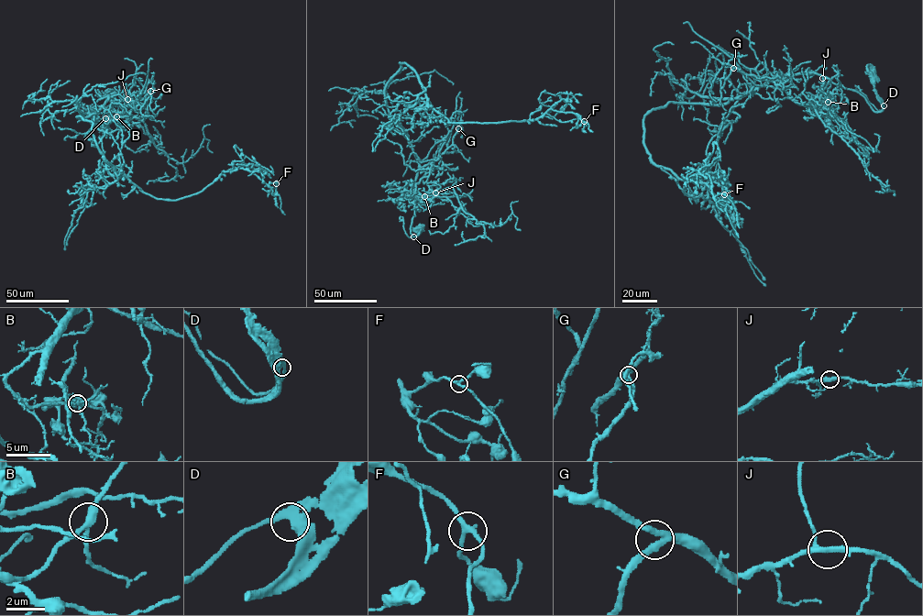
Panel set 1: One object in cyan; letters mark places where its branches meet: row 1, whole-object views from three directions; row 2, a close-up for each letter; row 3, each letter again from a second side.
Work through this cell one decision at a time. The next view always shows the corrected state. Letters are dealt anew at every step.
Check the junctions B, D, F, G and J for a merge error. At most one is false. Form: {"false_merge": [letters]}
{"false_merge": ["J"]}

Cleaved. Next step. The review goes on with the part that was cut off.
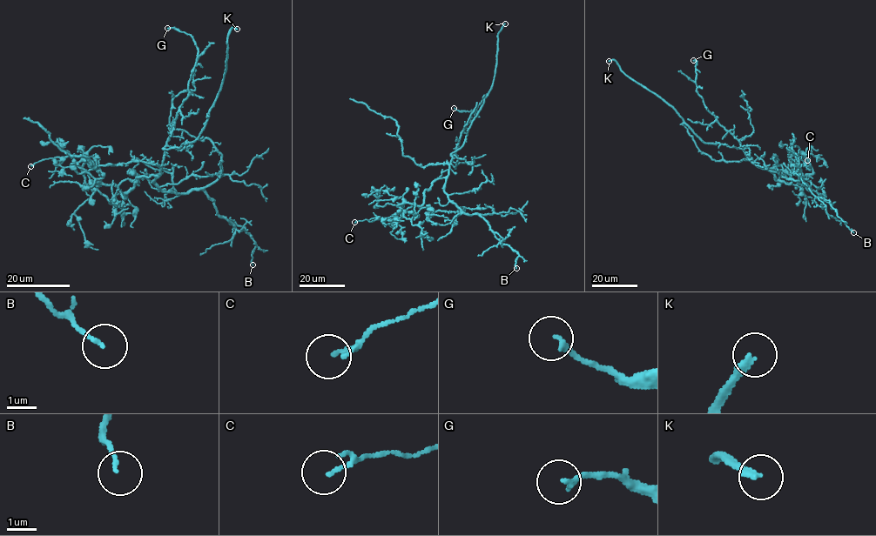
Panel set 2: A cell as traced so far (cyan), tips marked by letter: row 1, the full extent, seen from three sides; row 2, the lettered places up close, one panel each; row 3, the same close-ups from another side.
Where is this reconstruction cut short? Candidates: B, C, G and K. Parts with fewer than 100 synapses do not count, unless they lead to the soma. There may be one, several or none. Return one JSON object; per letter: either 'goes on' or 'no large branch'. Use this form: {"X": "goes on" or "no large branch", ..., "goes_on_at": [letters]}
{"B": "no large branch", "C": "no large branch", "G": "no large branch", "K": "goes on", "goes_on_at": ["K"]}

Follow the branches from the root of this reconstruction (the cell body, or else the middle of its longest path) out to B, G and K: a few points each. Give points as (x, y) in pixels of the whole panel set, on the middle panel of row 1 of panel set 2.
B: (450, 163), (444, 192), (464, 212), (481, 217), (495, 236), (517, 252), (516, 268)
G: (450, 163), (461, 133), (468, 123), (471, 113), (476, 110), (458, 110), (454, 108)
K: (450, 163), (451, 154), (462, 145), (468, 129), (493, 83), (497, 34), (505, 23)

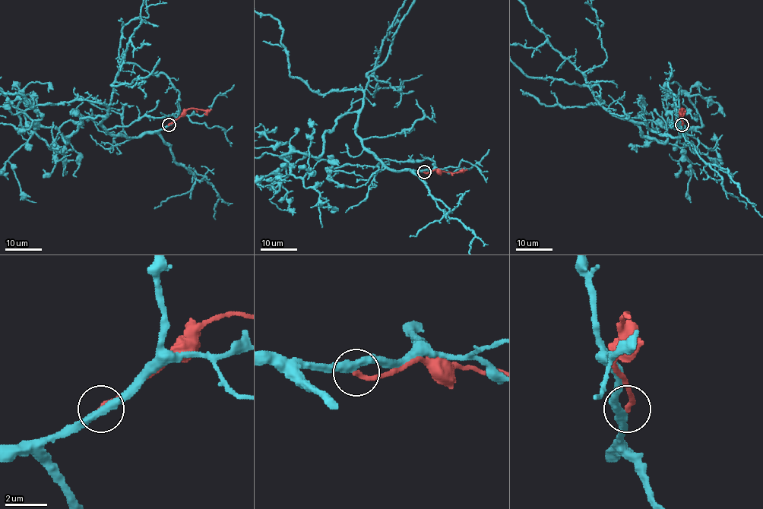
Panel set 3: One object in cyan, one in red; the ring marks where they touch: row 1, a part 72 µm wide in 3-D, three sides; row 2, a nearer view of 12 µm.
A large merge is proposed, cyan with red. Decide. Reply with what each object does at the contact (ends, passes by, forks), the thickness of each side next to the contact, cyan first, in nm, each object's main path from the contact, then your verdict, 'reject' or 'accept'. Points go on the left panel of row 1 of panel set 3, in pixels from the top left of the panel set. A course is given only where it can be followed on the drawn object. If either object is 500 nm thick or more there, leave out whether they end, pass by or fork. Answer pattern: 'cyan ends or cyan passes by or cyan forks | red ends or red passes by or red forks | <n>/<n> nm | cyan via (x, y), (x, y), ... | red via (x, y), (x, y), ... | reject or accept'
cyan passes by | red ends | 360/240 nm | cyan via (168, 124), (132, 137), (100, 122), (112, 86), (159, 61) | red via (168, 124), (191, 108), (211, 109) | reject

